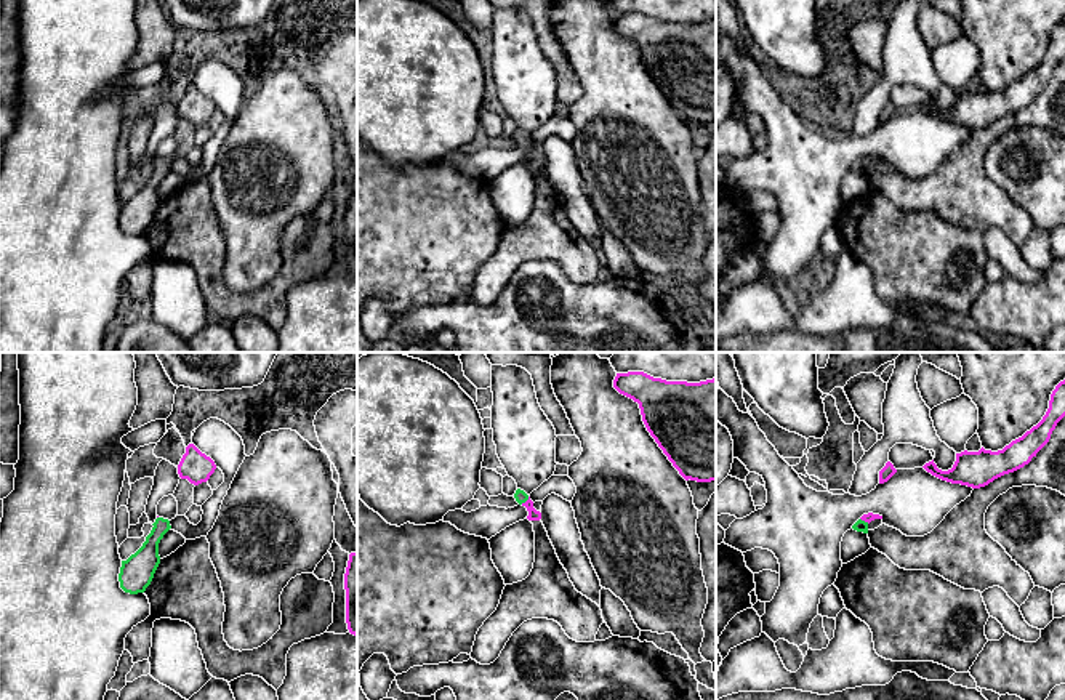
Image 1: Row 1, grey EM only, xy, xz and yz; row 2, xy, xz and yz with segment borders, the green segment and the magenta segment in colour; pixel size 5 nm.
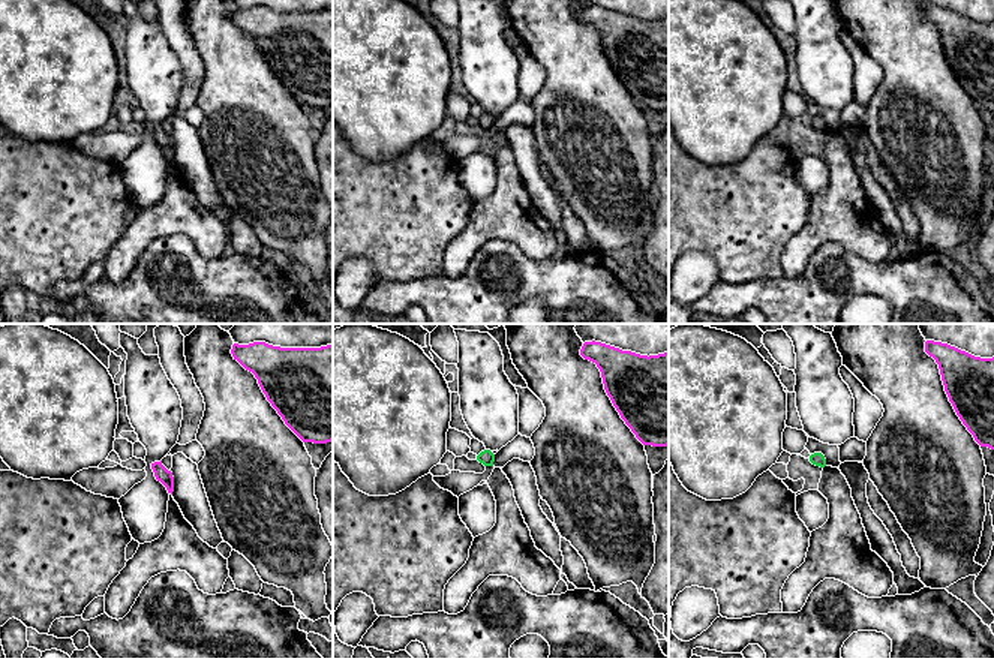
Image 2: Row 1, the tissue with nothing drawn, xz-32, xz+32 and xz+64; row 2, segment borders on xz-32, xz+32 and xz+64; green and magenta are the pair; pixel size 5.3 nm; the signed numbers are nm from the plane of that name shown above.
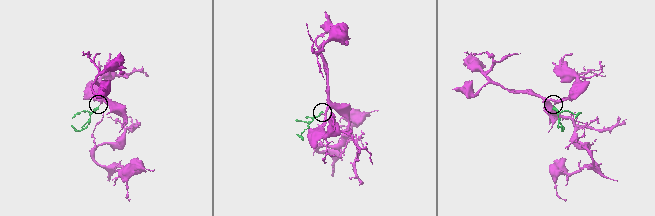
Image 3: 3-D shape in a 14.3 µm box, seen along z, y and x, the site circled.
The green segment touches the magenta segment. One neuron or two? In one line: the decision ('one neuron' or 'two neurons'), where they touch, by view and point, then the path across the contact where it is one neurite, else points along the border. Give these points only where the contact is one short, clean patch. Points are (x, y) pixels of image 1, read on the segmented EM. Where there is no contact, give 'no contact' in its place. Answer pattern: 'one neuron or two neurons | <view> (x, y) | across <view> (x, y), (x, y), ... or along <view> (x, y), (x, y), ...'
one neuron | xz (524, 502) | across xz (521, 497), (524, 502), (534, 514)

